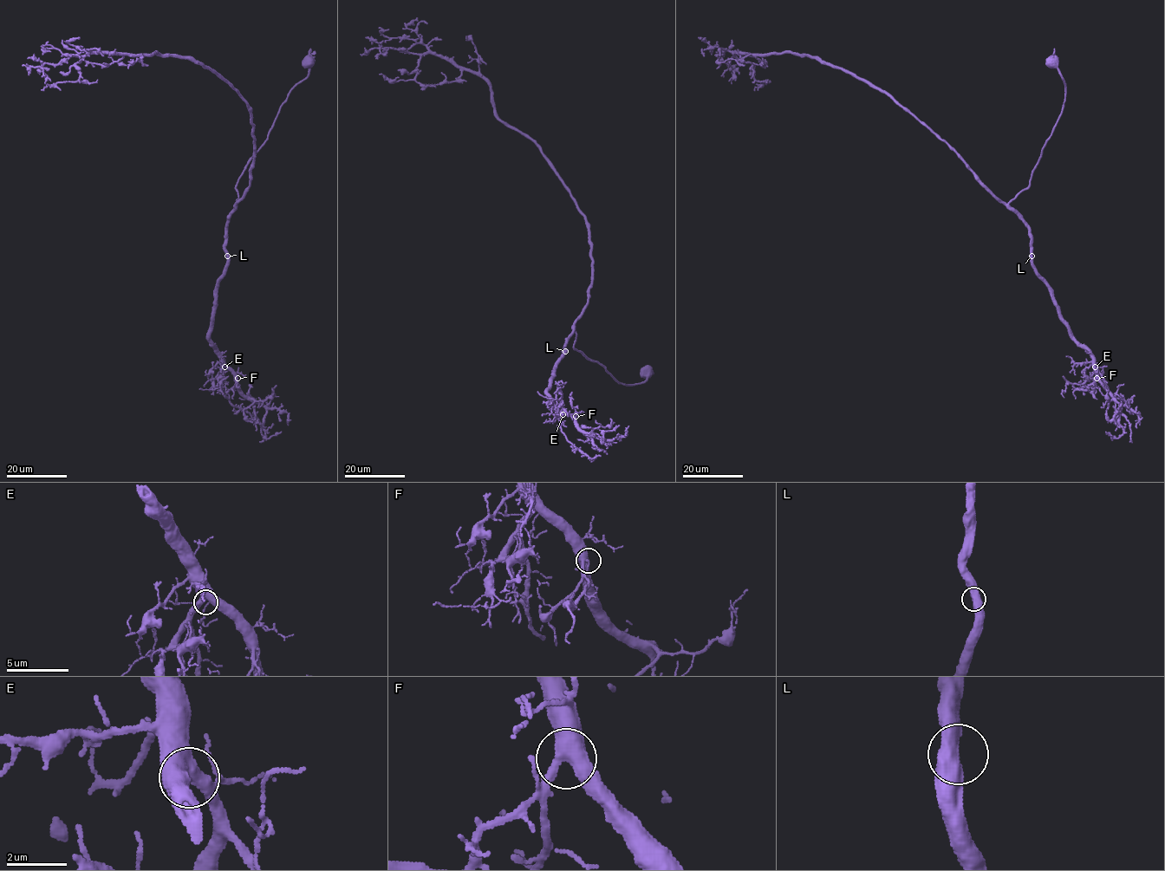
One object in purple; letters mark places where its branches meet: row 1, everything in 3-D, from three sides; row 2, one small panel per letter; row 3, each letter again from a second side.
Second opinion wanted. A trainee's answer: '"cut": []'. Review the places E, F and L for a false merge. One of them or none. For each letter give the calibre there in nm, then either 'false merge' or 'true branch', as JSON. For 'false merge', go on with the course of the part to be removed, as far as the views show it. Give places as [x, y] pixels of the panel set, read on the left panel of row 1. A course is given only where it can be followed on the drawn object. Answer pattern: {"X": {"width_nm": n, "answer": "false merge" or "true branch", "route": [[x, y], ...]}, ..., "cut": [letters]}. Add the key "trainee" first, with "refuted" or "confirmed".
{"trainee": "confirmed", "E": {"width_nm": 500, "answer": "true branch"}, "F": {"width_nm": 460, "answer": "true branch"}, "L": {"width_nm": 550, "answer": "true branch"}, "cut": []}

